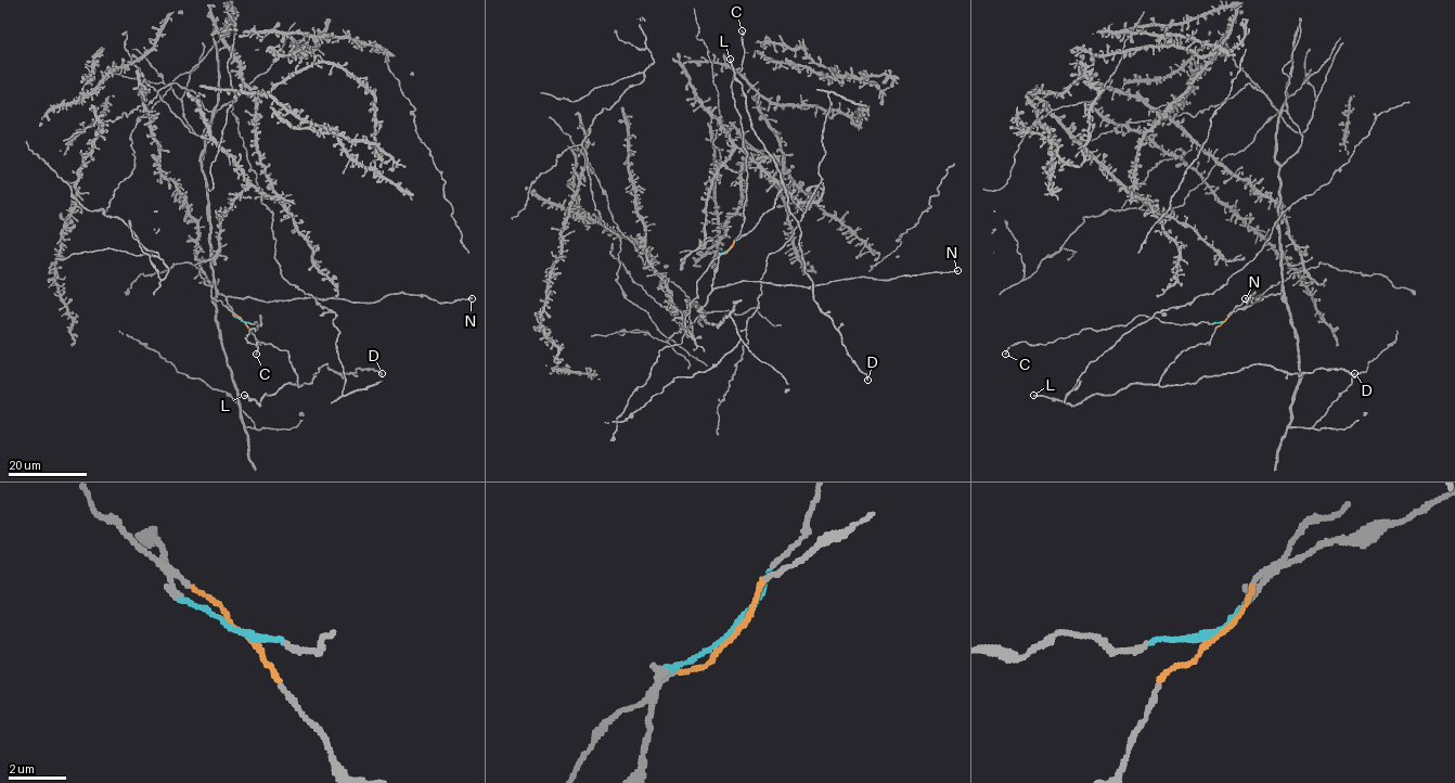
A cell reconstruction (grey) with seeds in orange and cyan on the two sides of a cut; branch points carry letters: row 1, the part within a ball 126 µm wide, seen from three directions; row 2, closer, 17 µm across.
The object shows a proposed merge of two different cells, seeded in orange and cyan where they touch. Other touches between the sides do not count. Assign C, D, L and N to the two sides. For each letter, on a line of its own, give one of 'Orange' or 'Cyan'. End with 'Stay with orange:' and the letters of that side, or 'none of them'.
C: Cyan
D: Orange
L: Orange
N: Cyan
Stay with orange: D, L

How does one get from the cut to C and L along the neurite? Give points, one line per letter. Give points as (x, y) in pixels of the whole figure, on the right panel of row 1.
C: (1223, 322), (1177, 324), (1138, 315), (1124, 325), (1094, 331), (1082, 329), (1044, 345), (1015, 343), (1005, 355)
L: (1223, 322), (1209, 342), (1184, 349), (1157, 383), (1131, 383), (1110, 395), (1094, 394), (1076, 405), (1033, 395)

